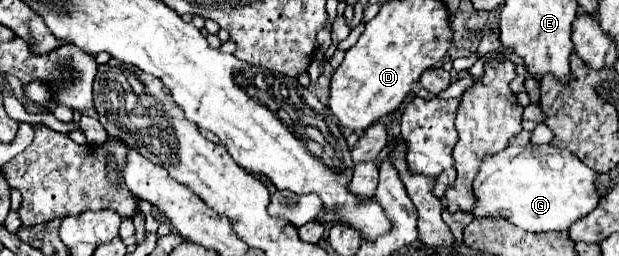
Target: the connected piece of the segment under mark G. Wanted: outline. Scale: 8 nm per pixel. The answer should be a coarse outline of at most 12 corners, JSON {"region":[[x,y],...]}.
{"region":[[506,146],[472,182],[474,218],[564,232],[598,204],[566,150]]}

